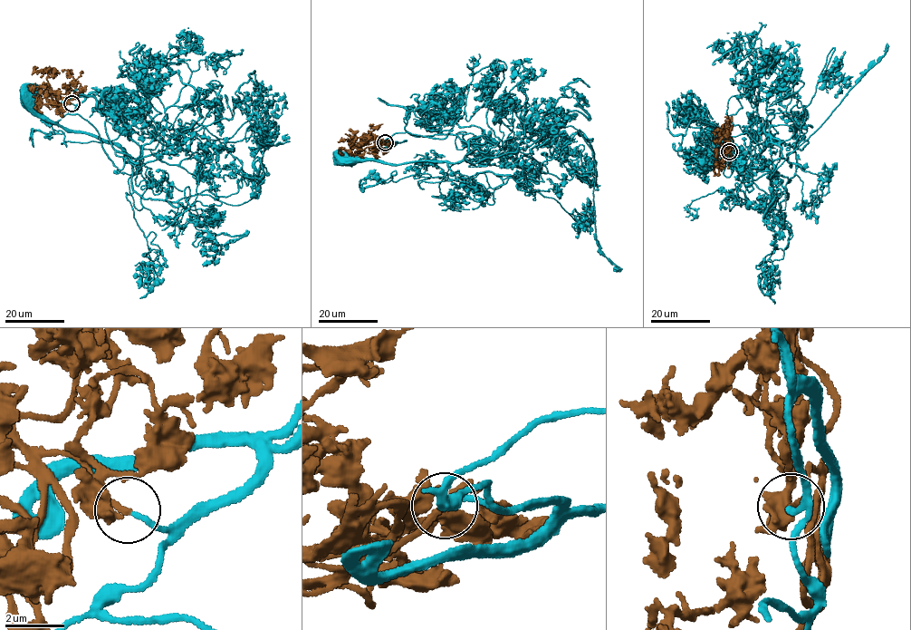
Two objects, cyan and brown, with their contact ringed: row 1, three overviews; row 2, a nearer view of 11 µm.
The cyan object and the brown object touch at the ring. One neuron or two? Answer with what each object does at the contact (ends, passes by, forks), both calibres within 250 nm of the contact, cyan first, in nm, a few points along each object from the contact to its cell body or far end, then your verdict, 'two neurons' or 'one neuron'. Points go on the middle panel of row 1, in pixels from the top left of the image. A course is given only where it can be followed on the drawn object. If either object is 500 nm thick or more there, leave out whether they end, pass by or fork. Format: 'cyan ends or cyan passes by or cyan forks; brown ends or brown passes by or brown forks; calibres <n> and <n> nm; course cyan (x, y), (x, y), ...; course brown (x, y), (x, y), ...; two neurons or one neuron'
cyan ends; brown passes by; calibres 180 and 220 nm; course cyan (386, 142), (408, 132), (441, 139), (450, 130), (440, 131), (465, 140), (468, 153), (451, 163), (345, 160); course brown (385, 142), (375, 149), (368, 147), (356, 151), (357, 146), (366, 140), (373, 130), (370, 125), (373, 124); one neuron

